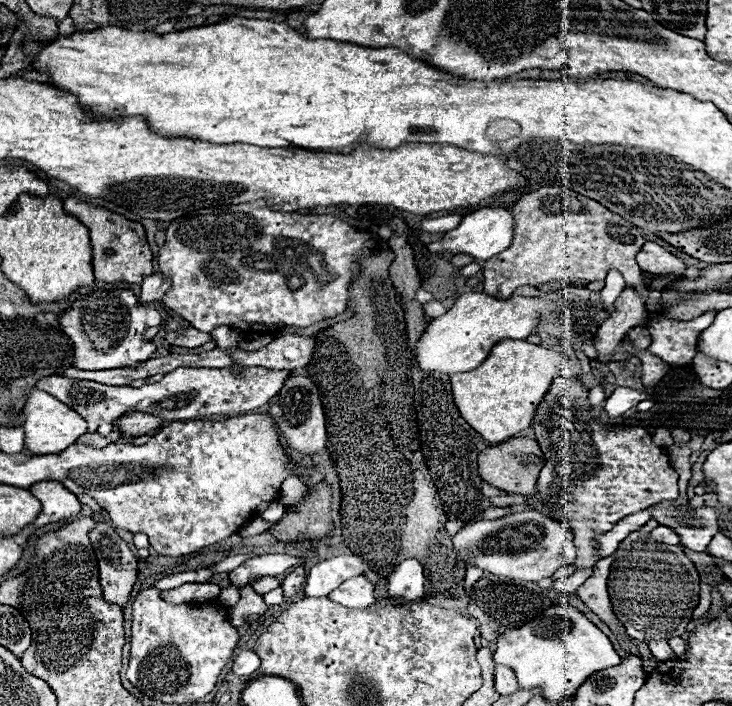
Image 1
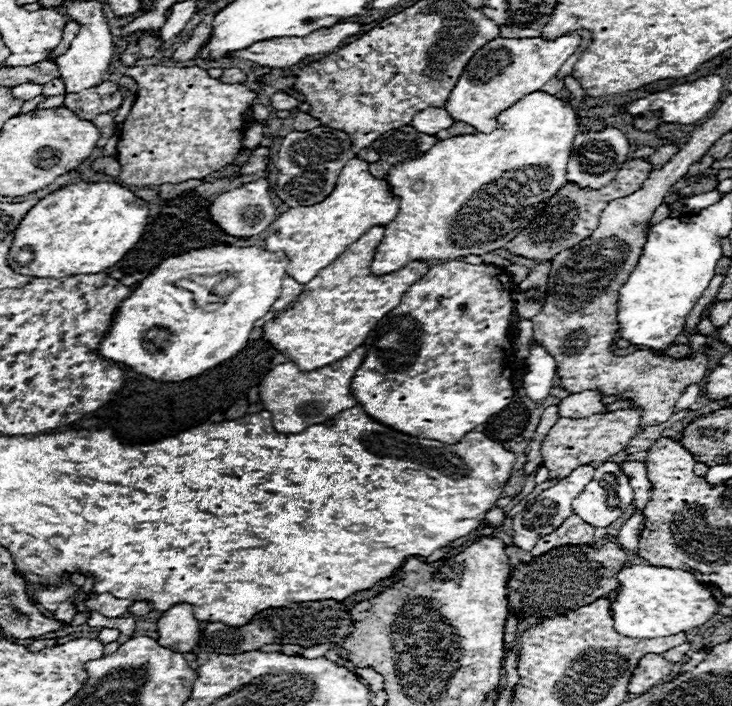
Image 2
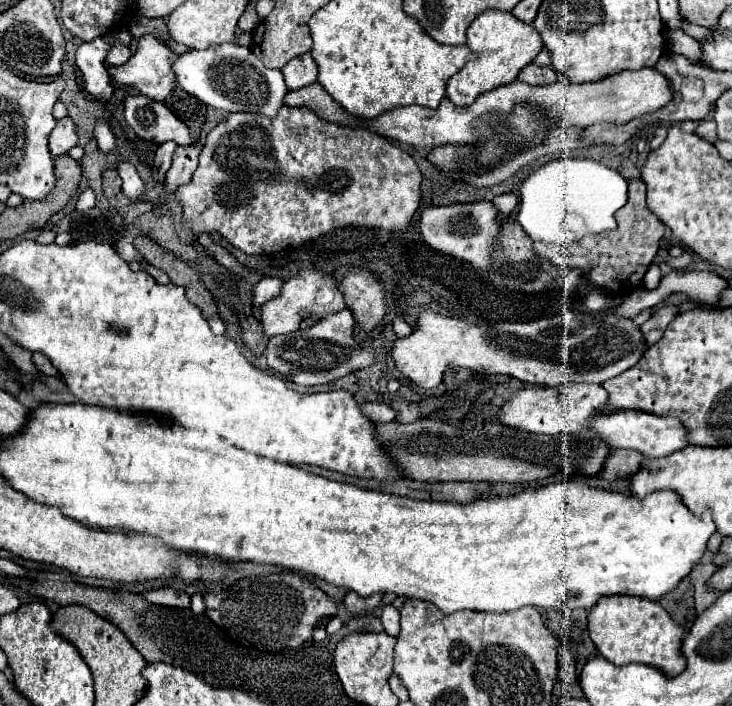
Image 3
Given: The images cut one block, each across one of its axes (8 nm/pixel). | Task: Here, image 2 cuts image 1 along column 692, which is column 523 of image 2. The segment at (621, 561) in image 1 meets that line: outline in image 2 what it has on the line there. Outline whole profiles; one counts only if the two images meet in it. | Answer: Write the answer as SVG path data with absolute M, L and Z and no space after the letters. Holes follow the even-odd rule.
M606 542L600 548L592 546L562 546L530 564L520 564L508 580L508 600L510 610L520 610L526 616L548 618L564 614L566 610L576 610L618 588L618 570L628 562L626 552L616 542ZM590 562L598 562L606 568L606 574L590 568Z

